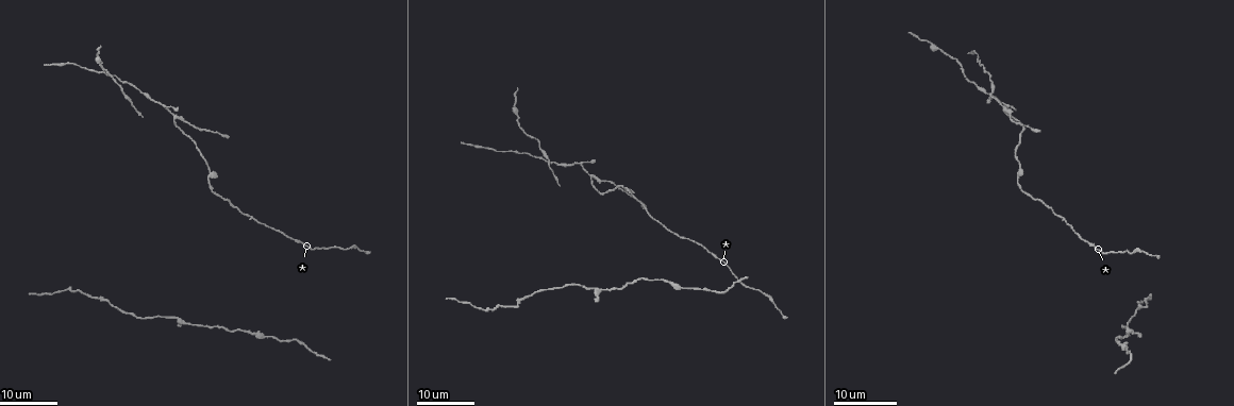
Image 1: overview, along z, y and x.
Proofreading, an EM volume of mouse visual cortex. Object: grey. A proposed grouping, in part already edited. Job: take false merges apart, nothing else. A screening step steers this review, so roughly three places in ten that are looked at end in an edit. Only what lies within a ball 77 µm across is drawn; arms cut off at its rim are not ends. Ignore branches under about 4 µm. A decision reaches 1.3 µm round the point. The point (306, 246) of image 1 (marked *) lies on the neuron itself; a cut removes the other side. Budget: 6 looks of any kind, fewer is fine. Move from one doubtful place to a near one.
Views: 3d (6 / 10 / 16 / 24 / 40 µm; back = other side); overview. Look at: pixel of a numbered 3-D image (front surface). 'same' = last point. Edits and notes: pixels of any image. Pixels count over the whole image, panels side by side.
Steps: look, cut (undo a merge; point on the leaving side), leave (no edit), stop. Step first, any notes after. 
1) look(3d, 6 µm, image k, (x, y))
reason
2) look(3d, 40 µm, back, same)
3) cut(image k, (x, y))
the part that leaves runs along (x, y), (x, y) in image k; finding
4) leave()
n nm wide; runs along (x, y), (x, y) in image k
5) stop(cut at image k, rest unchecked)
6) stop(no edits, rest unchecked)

look(3d, 16 µm, image 1, (253, 334))
thick turns thin

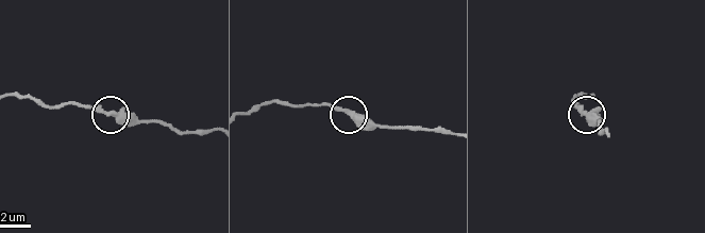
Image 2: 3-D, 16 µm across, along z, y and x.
look(3d, 10 µm, image 2, (346, 112))

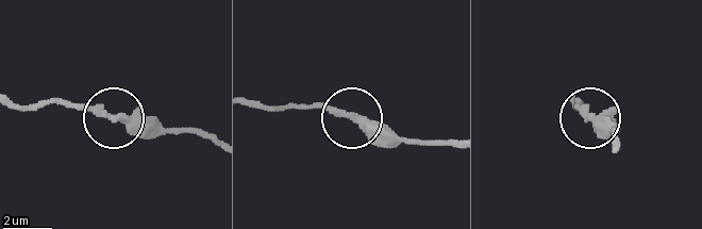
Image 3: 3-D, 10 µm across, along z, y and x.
look(3d, 10 µm, back, image 3, (354, 117))

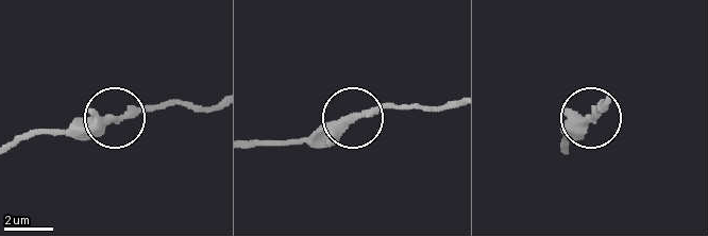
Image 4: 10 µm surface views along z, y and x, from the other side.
leave()
continuous, no second neuron

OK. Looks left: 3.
look(3d, 24 µm, image 1, (178, 115))
two arms in line, one across

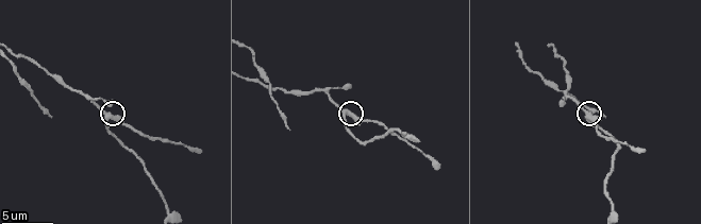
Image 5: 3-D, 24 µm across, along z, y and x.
look(3d, 10 µm, image 5, (109, 113))
closer look

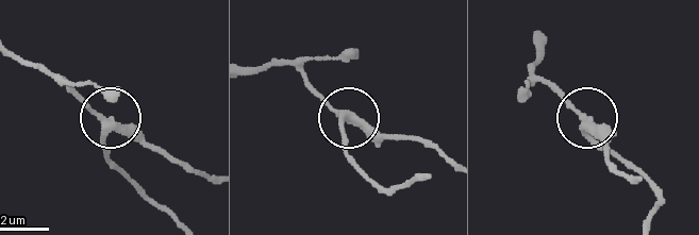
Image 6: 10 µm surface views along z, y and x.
leave()
3 arms; runs along (169, 216), (113, 165), (104, 143), (111, 120), (155, 147) in image 6; continuous, no second neuron

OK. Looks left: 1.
look(3d, 10 µm, image 5, (30, 89))

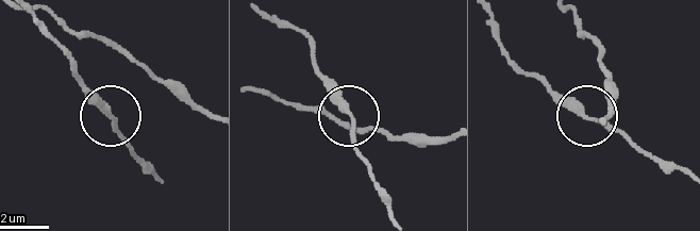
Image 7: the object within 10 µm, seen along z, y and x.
leave()
one neuron here

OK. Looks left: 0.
stop(no edits, rest unchecked)

